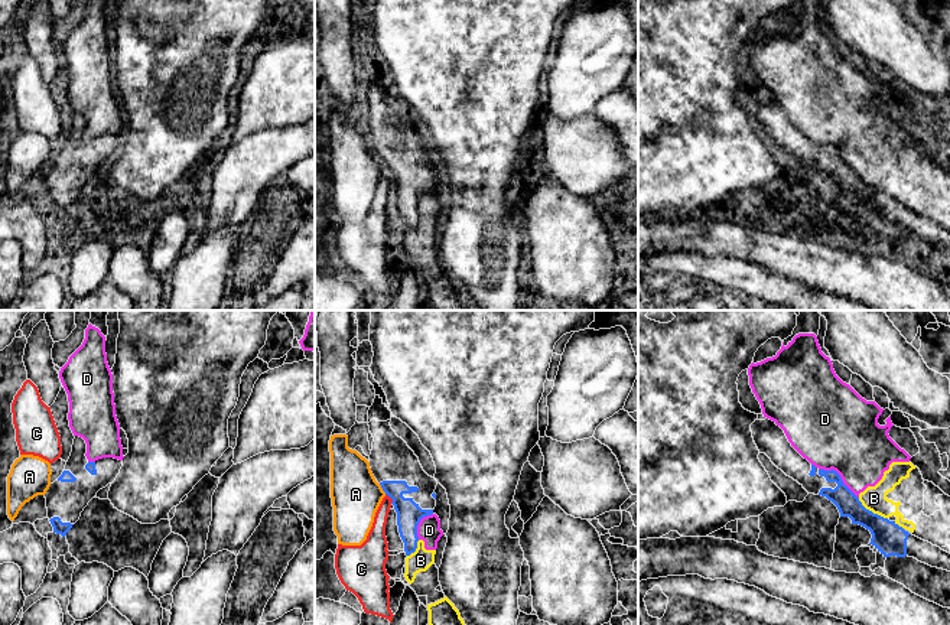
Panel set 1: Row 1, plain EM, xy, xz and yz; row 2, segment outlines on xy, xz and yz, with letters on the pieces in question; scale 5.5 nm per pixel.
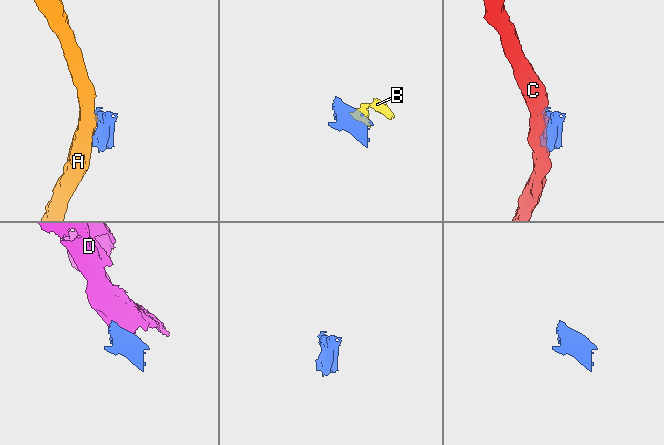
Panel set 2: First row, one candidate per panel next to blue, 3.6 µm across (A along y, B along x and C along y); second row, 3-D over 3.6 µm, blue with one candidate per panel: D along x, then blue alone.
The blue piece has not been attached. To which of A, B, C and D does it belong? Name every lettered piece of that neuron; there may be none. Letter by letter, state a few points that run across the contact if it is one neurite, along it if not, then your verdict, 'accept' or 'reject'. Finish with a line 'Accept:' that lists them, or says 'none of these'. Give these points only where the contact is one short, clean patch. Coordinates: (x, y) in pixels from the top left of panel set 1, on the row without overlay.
A: line xz (378, 160), (386, 171); reject
B: line yz (858, 175), (866, 185), (887, 195); reject
C: reject
D: reject
Accept: none of these

